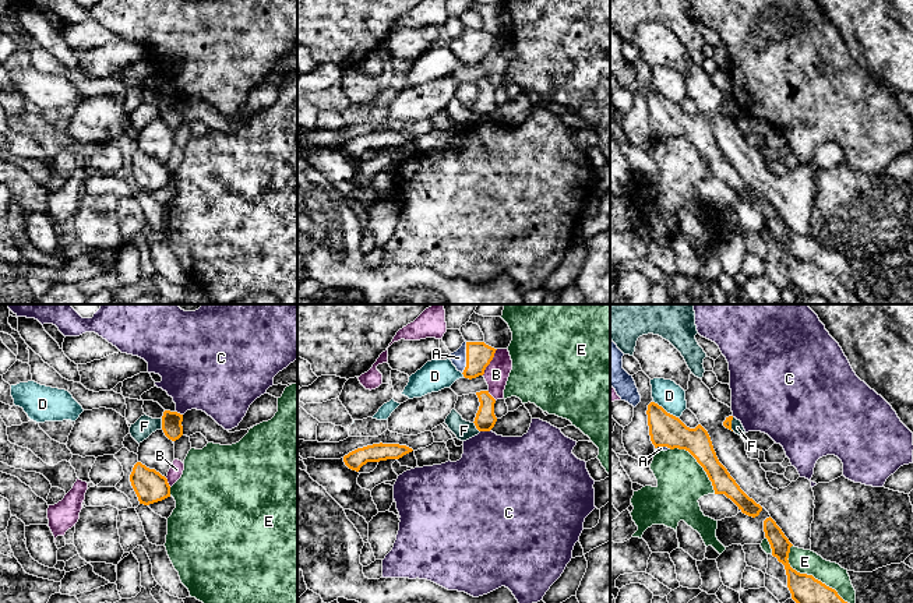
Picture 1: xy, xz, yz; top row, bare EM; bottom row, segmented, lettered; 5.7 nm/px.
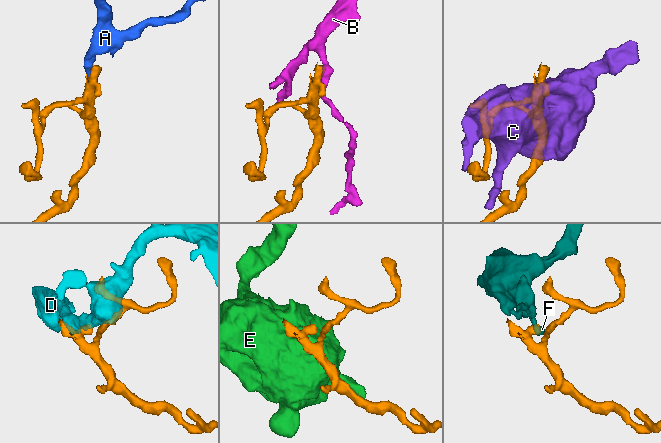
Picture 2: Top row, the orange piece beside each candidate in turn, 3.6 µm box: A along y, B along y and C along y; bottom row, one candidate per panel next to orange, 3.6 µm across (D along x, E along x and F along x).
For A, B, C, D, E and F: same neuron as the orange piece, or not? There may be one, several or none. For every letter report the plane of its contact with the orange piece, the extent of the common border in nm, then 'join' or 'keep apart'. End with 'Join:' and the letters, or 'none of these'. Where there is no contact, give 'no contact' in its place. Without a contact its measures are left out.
A: xz | 190 nm | join
B: xz | 180 nm | keep apart
C: xz | 70 nm | keep apart
D: yz | 170 nm | keep apart
E: yz | 500 nm | keep apart
F: xy | 60 nm | keep apart
Join: A

